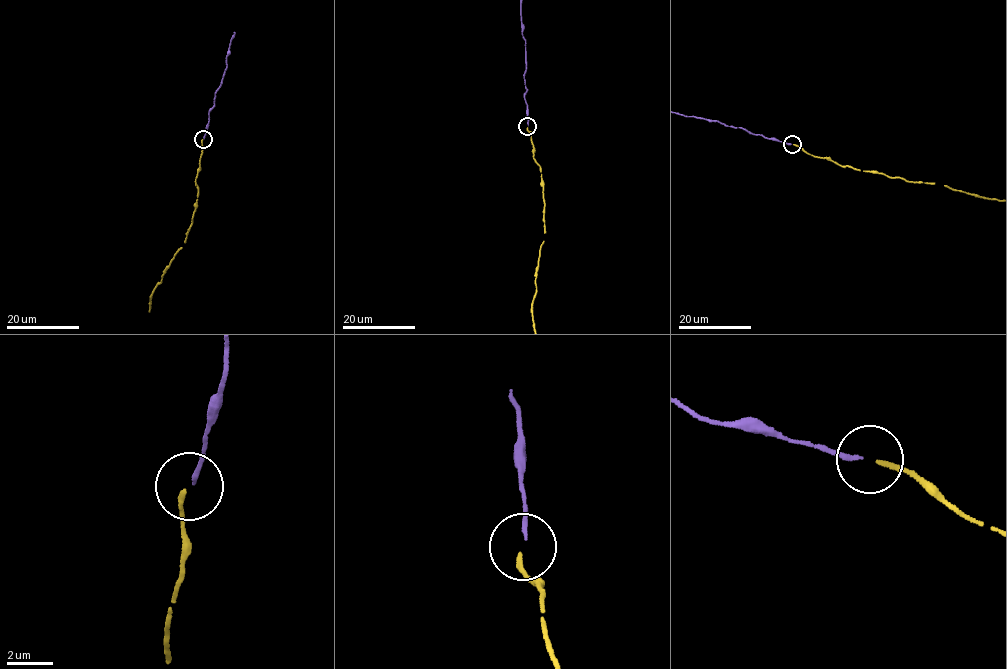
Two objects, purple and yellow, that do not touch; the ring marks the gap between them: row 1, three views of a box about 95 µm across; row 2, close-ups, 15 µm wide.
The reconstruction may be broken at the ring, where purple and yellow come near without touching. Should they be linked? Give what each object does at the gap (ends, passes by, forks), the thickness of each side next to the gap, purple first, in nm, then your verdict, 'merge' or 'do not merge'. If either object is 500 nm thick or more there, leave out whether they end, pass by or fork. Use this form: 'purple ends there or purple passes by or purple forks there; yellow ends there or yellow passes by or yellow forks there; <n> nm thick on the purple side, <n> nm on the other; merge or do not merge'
purple ends there; yellow ends there; 170 nm thick on the purple side, 200 nm on the other; merge

